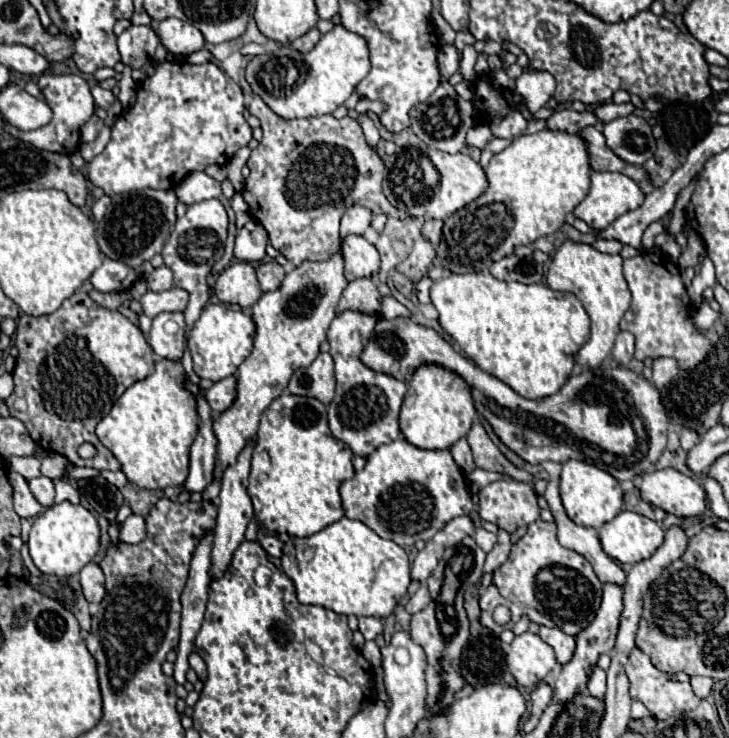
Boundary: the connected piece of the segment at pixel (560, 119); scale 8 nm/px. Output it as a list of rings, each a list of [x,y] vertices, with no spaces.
[[[558,110],[546,120],[548,130],[568,132],[568,134],[576,134],[578,130],[590,124],[598,124],[592,112],[574,112],[574,110]]]

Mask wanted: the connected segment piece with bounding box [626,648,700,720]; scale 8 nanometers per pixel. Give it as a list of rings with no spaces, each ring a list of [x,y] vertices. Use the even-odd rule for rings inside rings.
[[[634,648],[628,656],[626,676],[630,678],[630,696],[638,698],[656,720],[666,720],[668,716],[680,716],[680,712],[688,712],[688,710],[696,708],[700,702],[700,698],[694,696],[690,684],[678,684],[678,682],[670,680],[670,676],[666,672],[656,670],[652,666],[650,658],[644,652],[640,652],[638,648]]]

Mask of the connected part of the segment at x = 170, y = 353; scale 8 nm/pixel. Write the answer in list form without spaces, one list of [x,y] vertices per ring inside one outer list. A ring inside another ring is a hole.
[[[184,312],[158,314],[152,320],[152,328],[148,332],[148,344],[152,346],[158,358],[166,358],[172,362],[182,360],[186,348]]]

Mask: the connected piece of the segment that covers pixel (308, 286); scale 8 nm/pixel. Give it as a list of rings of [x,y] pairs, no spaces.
[[[336,254],[326,262],[302,262],[294,272],[286,274],[284,282],[274,292],[264,292],[252,306],[256,324],[254,348],[236,372],[236,400],[228,410],[214,418],[216,464],[212,476],[222,478],[230,464],[236,464],[240,452],[252,442],[258,430],[262,412],[288,386],[290,376],[304,366],[310,366],[318,356],[320,344],[326,340],[330,322],[336,316],[336,304],[348,280],[344,278],[342,256]]]

